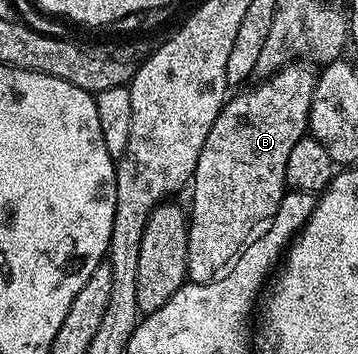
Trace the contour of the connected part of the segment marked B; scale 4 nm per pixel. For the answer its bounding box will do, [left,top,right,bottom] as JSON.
[187,63,317,281]

